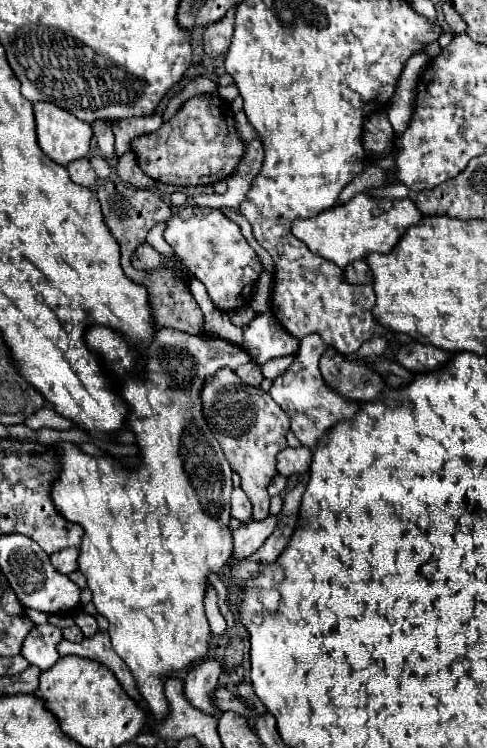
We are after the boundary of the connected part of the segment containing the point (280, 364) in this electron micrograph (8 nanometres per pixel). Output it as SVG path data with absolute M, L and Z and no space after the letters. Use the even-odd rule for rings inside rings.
M294 355L280 357L280 359L274 359L274 361L266 361L266 365L262 365L262 373L264 373L264 377L274 379L274 377L282 375L290 367L292 361L294 361Z

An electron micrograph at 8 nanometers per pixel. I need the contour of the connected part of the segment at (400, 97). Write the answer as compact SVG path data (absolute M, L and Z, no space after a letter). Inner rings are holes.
M426 53L414 55L406 63L406 69L402 71L402 75L398 79L396 93L388 105L388 119L390 119L396 135L406 131L406 127L410 125L412 103L414 103L414 87L416 87L418 77L424 73L424 67L428 61L430 61L430 57Z

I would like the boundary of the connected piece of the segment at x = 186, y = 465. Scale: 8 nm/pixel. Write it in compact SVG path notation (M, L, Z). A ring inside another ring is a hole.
M92 327L86 331L86 341L114 373L118 385L122 385L118 393L130 405L128 425L136 433L142 465L136 471L128 471L114 459L90 457L74 443L64 443L60 445L58 457L62 475L54 483L52 501L64 519L84 527L86 533L78 563L92 591L92 603L96 605L96 611L108 619L108 635L114 651L132 671L150 713L156 719L162 719L168 713L164 695L166 677L210 657L212 631L204 613L204 597L210 587L210 573L220 573L232 555L232 533L228 529L232 471L202 417L200 389L204 377L214 375L222 367L238 369L250 361L250 355L240 345L232 345L218 337L188 335L158 327L152 345L146 351L146 379L140 381L130 375L138 355L132 353L132 347L118 333L106 327Z

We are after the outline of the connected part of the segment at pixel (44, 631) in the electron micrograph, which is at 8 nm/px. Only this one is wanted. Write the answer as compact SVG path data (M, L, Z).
M52 623L36 625L22 643L22 657L30 665L36 665L40 671L46 671L60 657L56 651L56 645L60 639L63 639L60 627Z

